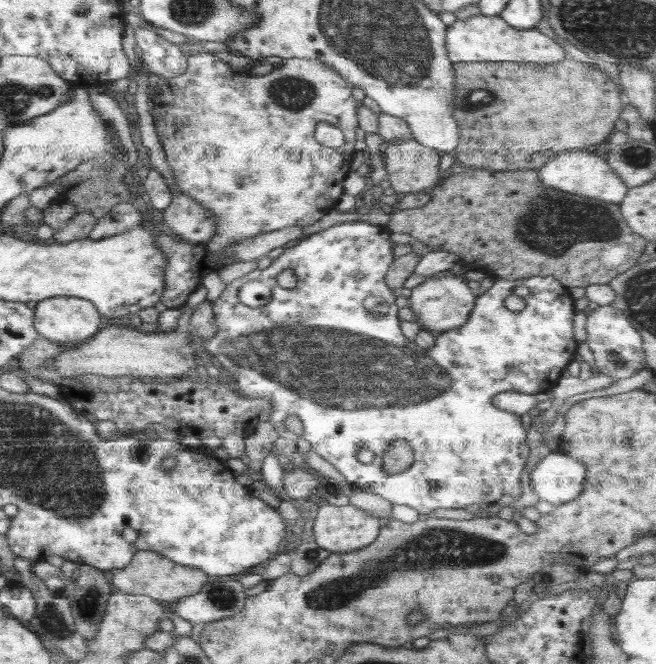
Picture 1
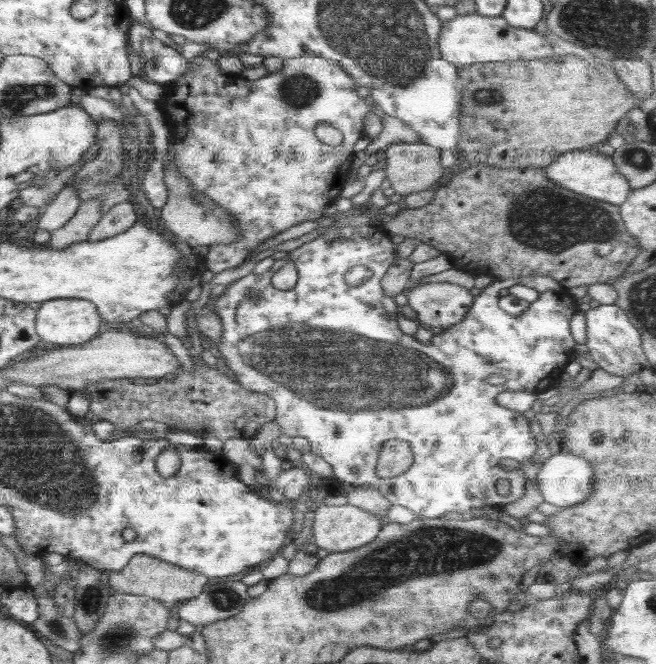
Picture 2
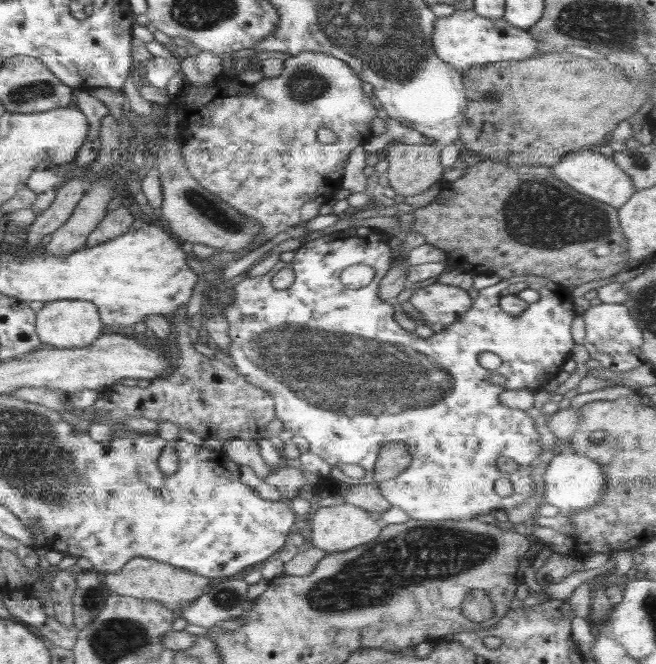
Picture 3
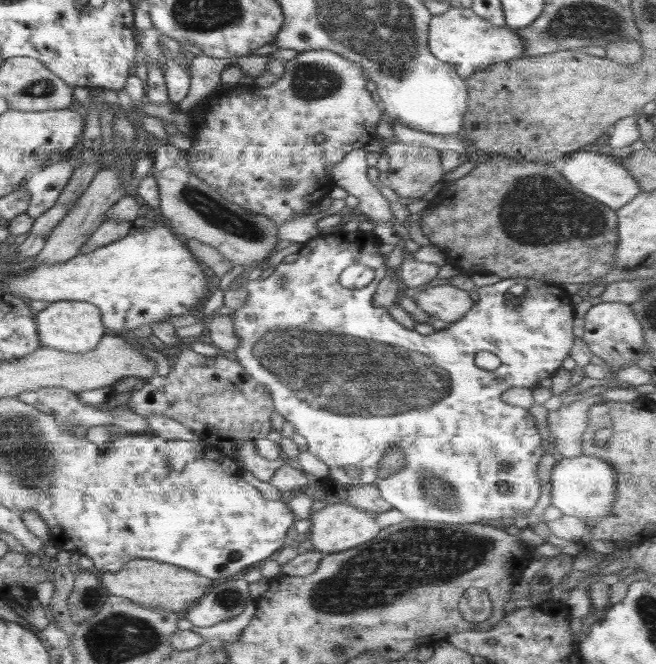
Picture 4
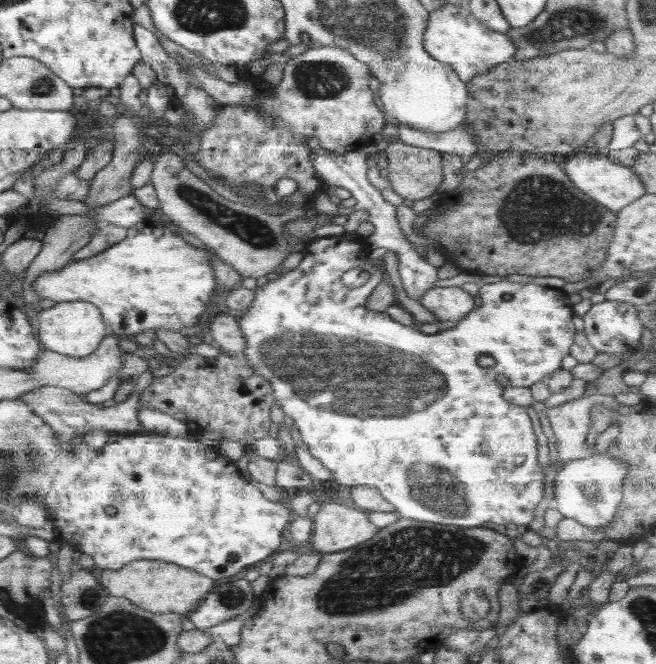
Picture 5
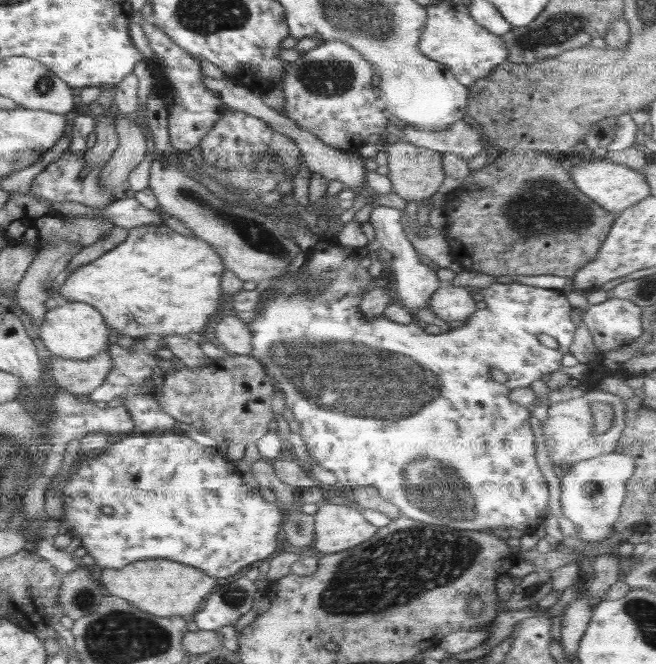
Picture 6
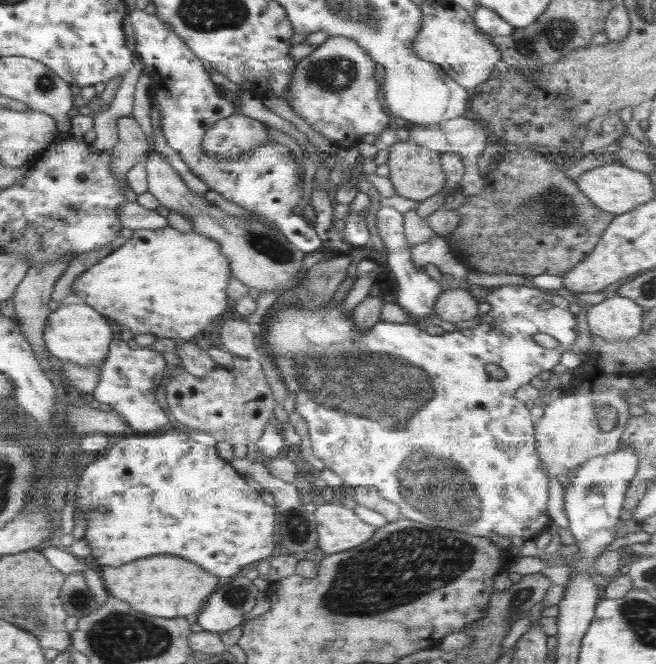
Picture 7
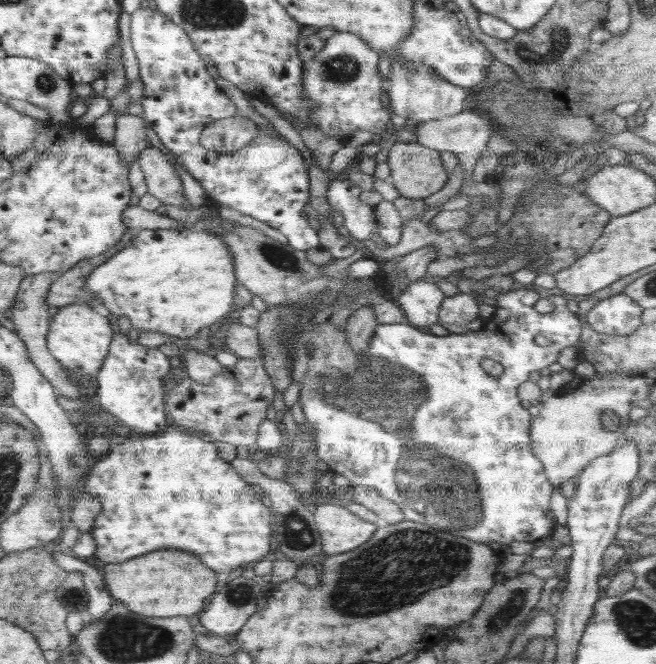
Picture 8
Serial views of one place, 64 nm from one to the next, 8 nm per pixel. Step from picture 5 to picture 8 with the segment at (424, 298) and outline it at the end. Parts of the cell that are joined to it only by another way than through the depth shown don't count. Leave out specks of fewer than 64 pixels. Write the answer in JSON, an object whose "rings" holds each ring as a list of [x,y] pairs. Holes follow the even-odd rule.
{"rings":[[[457,293],[454,296],[445,296],[439,308],[439,321],[444,324],[465,325],[479,318],[477,298],[472,294]]]}

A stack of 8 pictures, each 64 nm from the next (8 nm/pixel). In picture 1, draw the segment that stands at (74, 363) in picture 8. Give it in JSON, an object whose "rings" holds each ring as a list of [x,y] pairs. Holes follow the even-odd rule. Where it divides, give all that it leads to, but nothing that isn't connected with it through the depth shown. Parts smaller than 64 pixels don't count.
{"rings":[[[59,296],[37,302],[33,308],[33,325],[44,339],[55,343],[82,343],[92,338],[100,329],[101,314],[88,299]]]}

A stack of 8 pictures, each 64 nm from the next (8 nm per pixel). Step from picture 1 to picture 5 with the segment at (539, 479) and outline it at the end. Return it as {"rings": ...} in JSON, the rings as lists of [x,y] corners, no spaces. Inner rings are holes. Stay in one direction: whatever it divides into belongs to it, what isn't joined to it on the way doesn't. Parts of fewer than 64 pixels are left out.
{"rings":[[[600,453],[588,458],[566,461],[558,468],[554,488],[553,507],[566,518],[577,520],[590,532],[601,533],[602,528],[616,516],[622,502],[622,484],[628,474],[628,463]]]}

